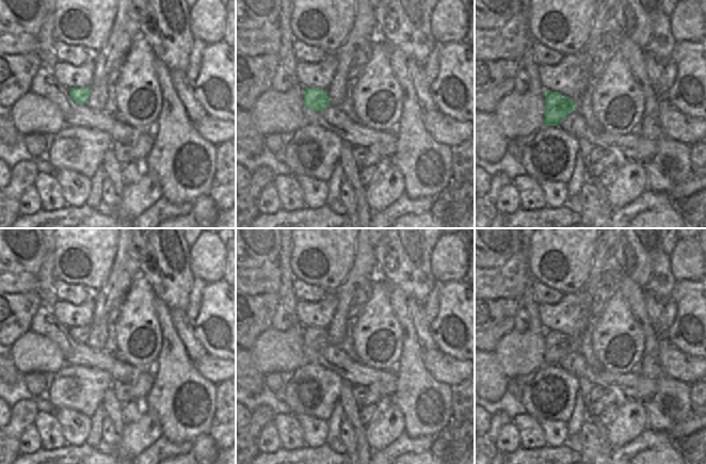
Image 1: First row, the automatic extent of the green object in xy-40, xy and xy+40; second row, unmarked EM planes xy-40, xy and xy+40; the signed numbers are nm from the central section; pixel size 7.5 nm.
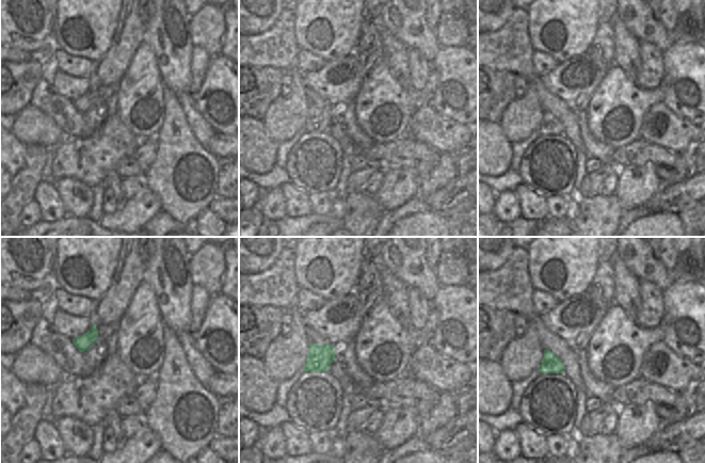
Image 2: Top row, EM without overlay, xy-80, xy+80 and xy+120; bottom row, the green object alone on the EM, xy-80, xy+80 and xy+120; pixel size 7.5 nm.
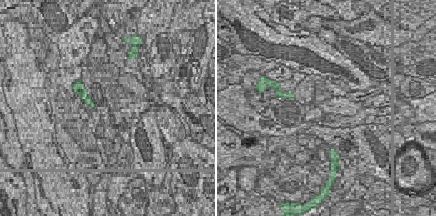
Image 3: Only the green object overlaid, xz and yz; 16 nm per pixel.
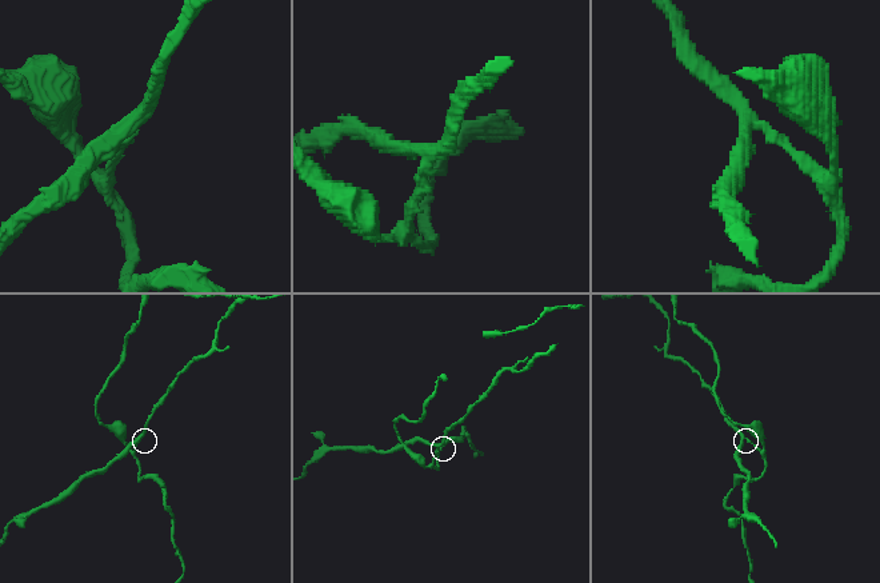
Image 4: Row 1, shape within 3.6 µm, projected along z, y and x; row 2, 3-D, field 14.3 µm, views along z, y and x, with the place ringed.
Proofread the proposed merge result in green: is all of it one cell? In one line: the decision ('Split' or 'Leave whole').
Split.

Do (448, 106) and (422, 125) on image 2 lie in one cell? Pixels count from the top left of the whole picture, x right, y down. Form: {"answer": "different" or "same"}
{"answer": "different"}

